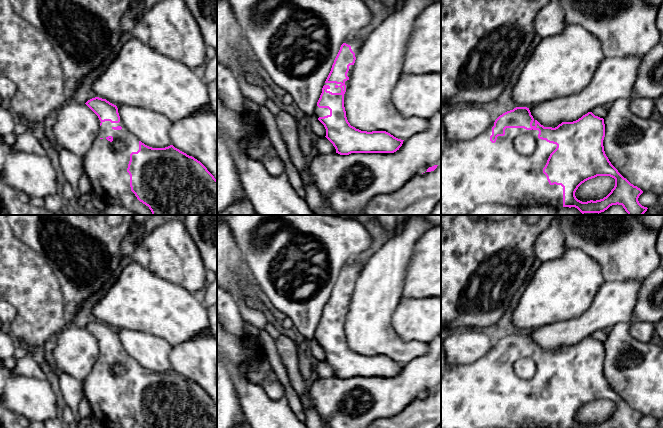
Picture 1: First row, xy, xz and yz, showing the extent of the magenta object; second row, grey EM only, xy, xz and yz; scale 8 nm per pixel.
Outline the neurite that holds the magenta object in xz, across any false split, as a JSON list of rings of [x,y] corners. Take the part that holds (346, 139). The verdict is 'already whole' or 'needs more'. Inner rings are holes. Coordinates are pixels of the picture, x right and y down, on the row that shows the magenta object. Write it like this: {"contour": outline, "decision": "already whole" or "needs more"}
{"contour": [[[352,37],[344,40],[315,105],[313,117],[324,125],[325,137],[340,155],[394,153],[404,140],[386,131],[361,131],[351,126],[346,117],[344,94],[362,44]]], "decision": "needs more"}

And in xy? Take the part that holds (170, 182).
{"contour": [[[95,97],[88,100],[85,104],[98,116],[100,130],[90,150],[82,157],[84,173],[88,176],[91,182],[92,191],[106,205],[124,206],[135,212],[136,215],[217,215],[217,180],[200,161],[180,151],[173,145],[165,148],[152,148],[145,145],[127,130],[120,119],[117,106],[110,103],[106,99]],[[117,138],[124,140],[126,144],[126,148],[124,150],[113,149],[112,141]]], "decision": "needs more"}

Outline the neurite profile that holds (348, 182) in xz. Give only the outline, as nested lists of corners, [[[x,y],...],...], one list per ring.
[[[441,110],[429,119],[428,128],[403,141],[394,153],[351,153],[349,155],[314,154],[307,166],[308,181],[326,198],[337,215],[364,215],[368,202],[376,196],[390,194],[400,189],[415,175],[422,174],[429,167],[441,164]]]

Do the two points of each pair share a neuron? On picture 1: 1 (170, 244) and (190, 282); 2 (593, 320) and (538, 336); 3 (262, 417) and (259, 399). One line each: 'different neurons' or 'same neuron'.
1: same neuron
2: same neuron
3: same neuron

